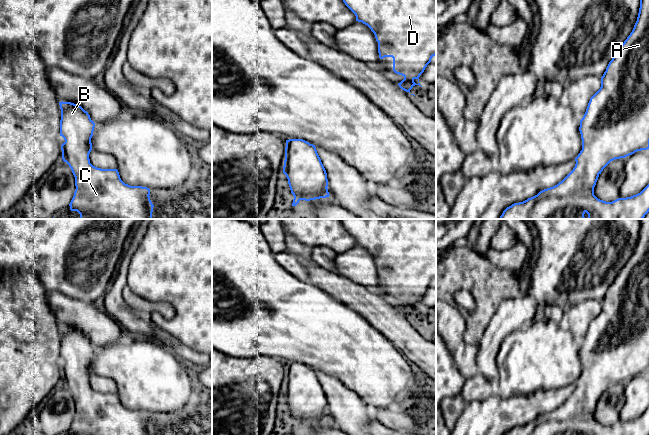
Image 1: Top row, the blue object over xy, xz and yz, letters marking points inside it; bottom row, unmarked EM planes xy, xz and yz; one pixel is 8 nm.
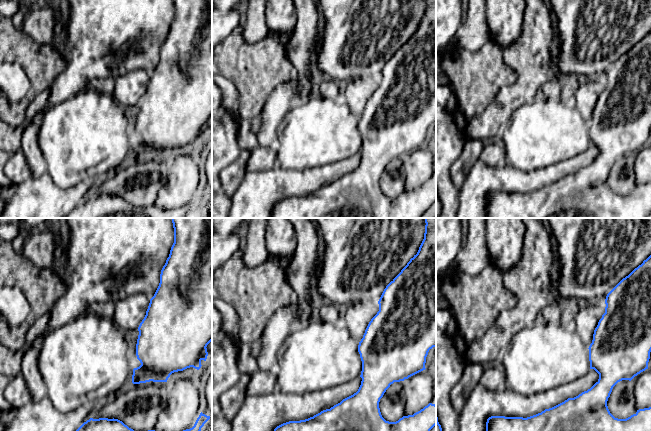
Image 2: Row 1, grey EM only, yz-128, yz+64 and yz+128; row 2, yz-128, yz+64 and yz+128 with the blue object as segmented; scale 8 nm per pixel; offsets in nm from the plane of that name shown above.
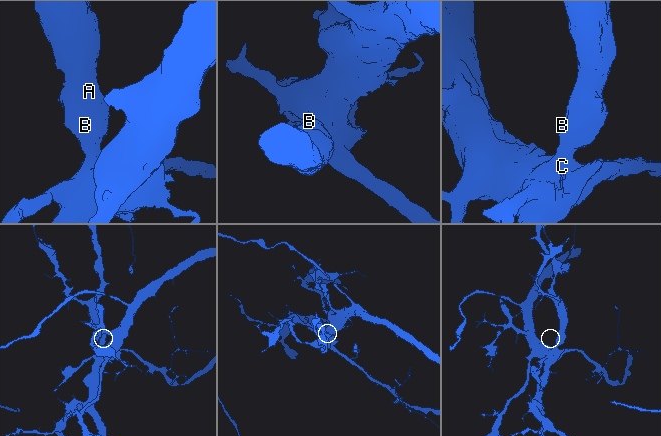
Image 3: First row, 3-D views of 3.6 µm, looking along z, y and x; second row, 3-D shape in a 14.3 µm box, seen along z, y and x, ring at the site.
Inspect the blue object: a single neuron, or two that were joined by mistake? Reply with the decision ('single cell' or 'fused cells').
fused cells

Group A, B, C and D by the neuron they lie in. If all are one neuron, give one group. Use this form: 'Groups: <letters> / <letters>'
Groups: A B / C D

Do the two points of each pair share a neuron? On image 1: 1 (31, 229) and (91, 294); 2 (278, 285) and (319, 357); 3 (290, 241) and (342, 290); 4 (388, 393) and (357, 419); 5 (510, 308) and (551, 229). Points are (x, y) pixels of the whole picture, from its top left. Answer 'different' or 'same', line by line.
1: same
2: same
3: different
4: different
5: same

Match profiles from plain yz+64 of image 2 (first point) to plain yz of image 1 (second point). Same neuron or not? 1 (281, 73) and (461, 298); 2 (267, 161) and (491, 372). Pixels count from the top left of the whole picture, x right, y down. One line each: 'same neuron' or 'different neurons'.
1: different neurons
2: different neurons

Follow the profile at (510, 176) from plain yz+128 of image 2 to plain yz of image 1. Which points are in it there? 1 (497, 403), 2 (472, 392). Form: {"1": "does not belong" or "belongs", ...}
{"1": "belongs", "2": "does not belong"}

